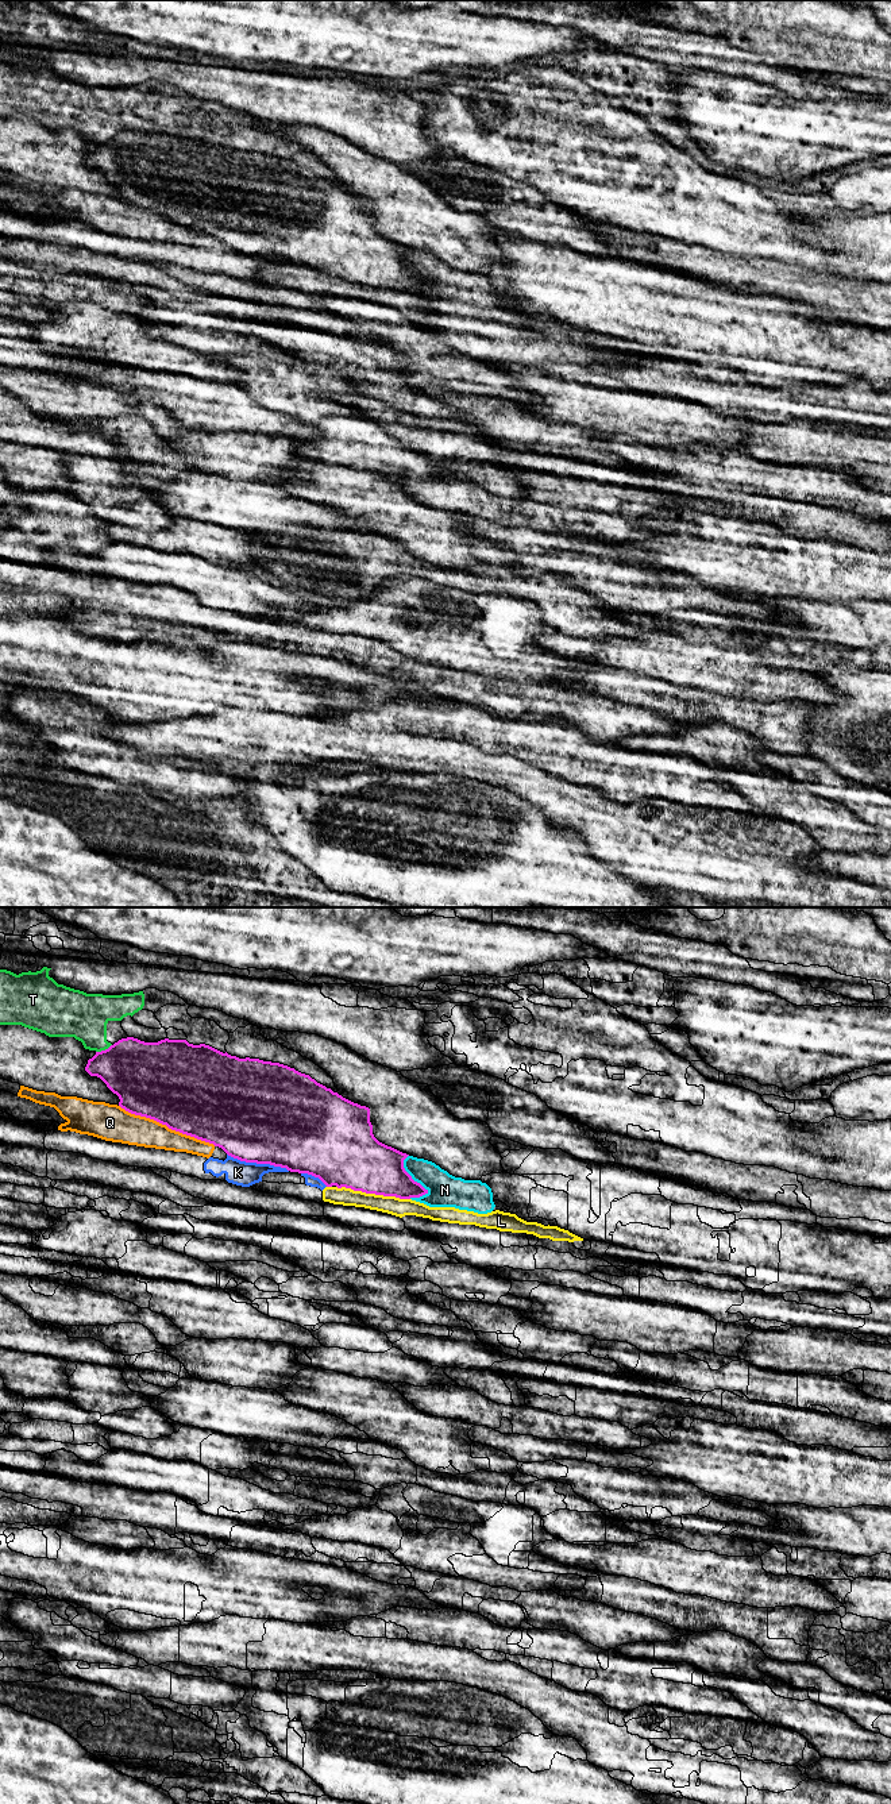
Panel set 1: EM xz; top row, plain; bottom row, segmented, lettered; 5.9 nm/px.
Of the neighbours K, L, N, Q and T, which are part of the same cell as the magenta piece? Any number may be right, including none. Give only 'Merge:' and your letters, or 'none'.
Merge: none

